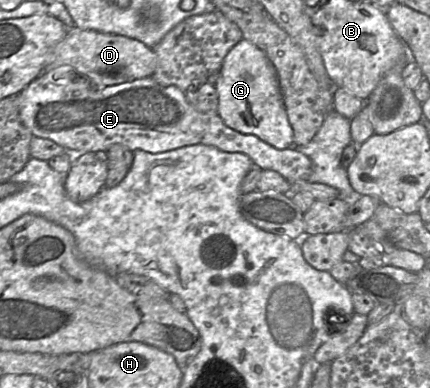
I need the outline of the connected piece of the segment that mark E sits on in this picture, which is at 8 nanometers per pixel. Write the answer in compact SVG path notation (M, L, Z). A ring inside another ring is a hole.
M60 66L57 68L46 69L40 76L34 79L30 84L28 84L19 94L17 94L17 104L19 106L20 118L24 126L30 130L33 136L48 138L55 143L61 145L65 148L66 152L71 154L73 153L82 153L82 152L94 152L101 153L104 155L104 152L113 144L121 144L132 151L135 150L144 150L150 153L158 153L169 151L184 146L194 145L194 144L205 144L214 146L222 151L226 152L239 152L249 156L254 166L258 167L261 170L274 170L280 173L291 185L297 181L307 180L310 174L312 173L313 164L312 161L304 154L299 152L296 148L287 148L287 149L277 149L268 143L262 141L255 135L243 134L238 131L235 131L228 127L224 121L220 118L217 113L204 113L196 110L187 100L185 93L180 88L174 85L164 86L158 83L152 76L131 80L128 82L112 85L112 86L94 86L88 78L82 76L76 72L76 70L71 66Z

